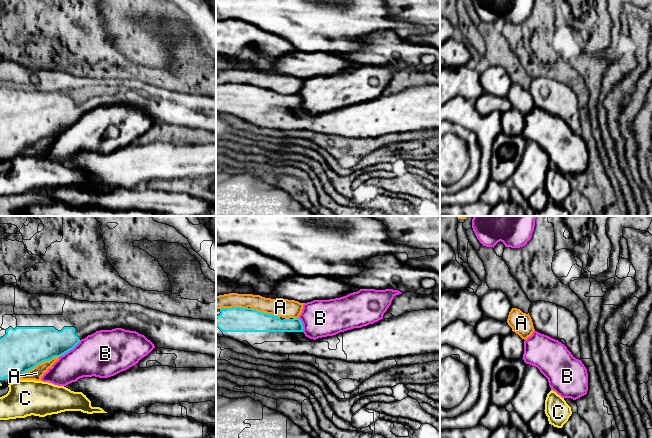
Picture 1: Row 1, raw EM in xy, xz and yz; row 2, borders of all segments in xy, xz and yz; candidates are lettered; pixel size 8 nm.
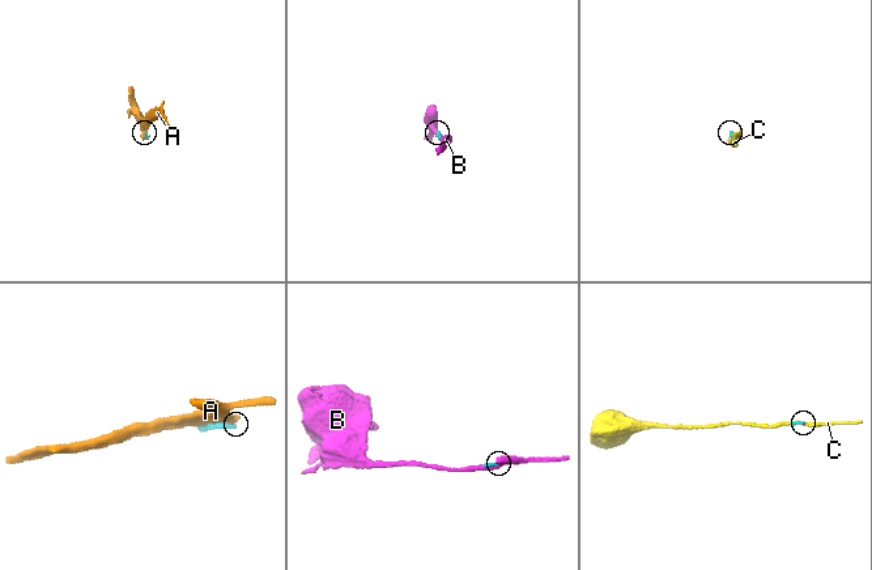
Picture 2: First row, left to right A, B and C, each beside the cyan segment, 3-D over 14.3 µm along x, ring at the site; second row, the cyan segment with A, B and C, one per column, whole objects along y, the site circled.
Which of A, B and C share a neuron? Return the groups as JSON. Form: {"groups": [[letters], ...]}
{"groups": [["A"], ["B"], ["C"]]}

